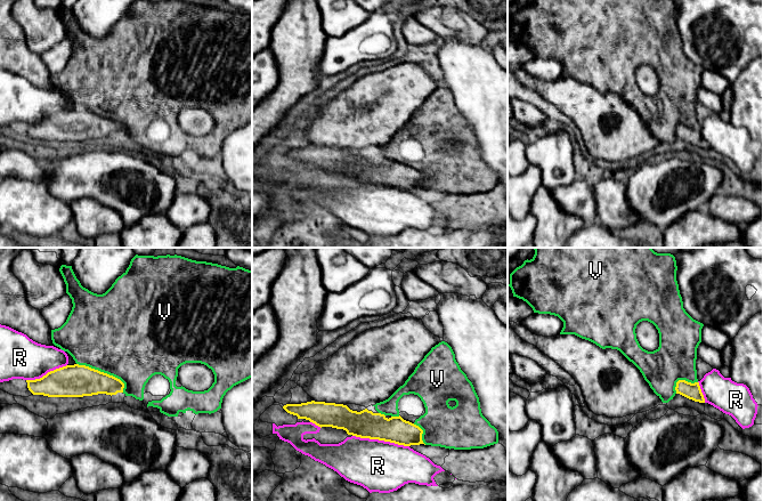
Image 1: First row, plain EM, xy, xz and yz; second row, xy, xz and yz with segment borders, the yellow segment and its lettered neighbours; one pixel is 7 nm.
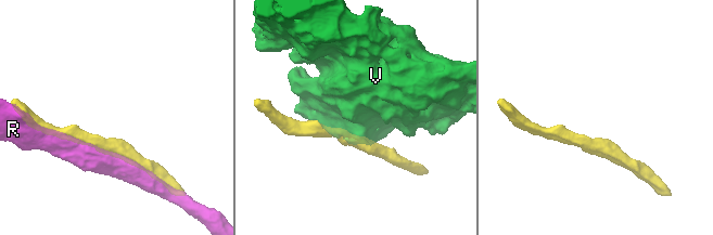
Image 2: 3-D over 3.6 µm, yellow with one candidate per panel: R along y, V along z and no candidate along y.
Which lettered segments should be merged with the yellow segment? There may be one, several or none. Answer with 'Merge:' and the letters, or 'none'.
Merge: none

